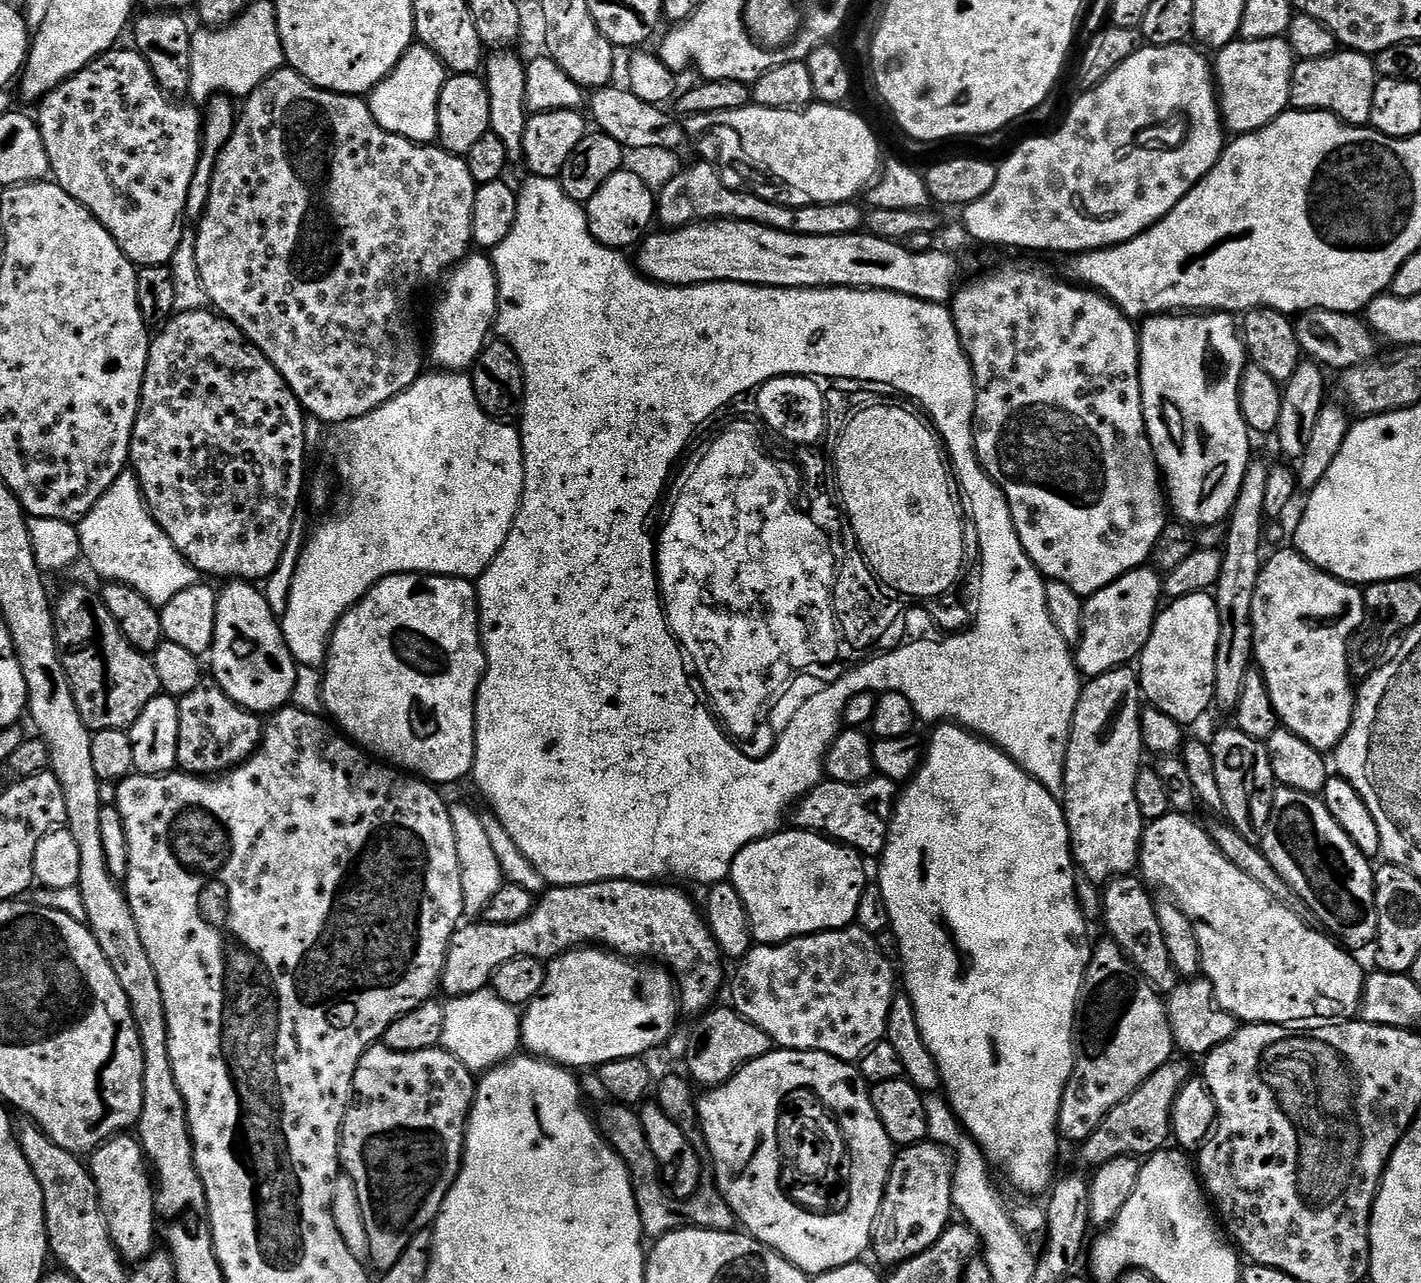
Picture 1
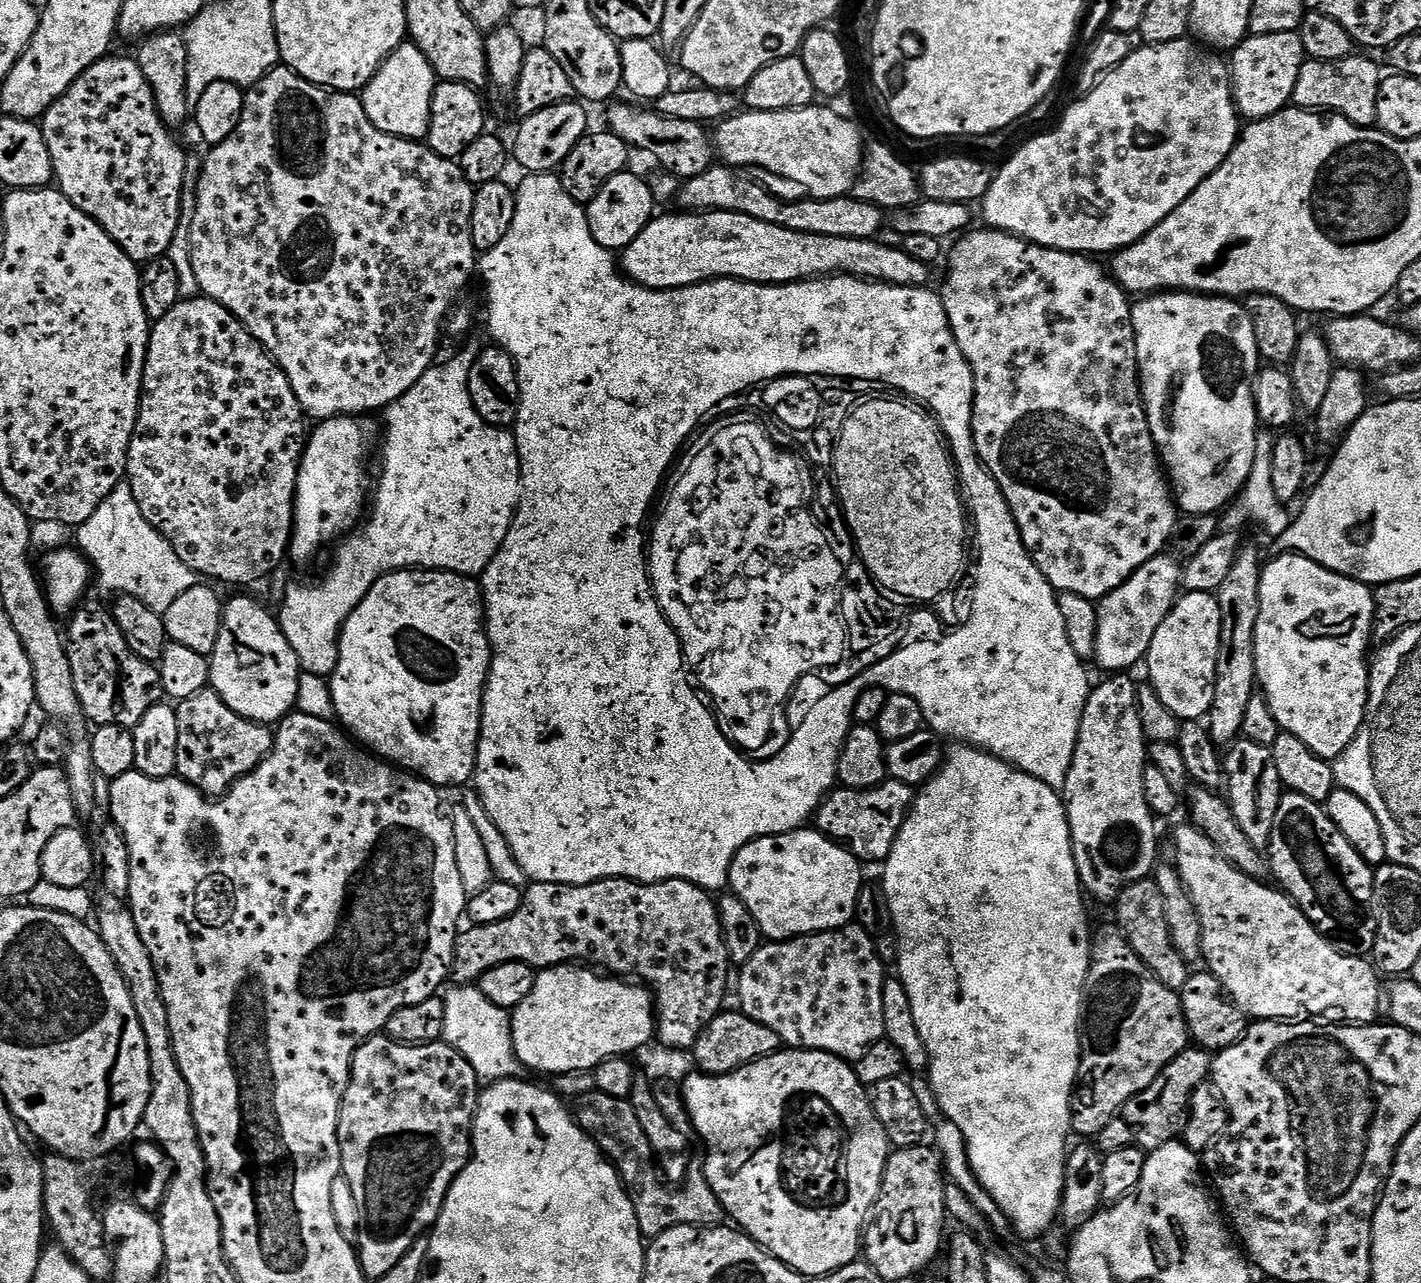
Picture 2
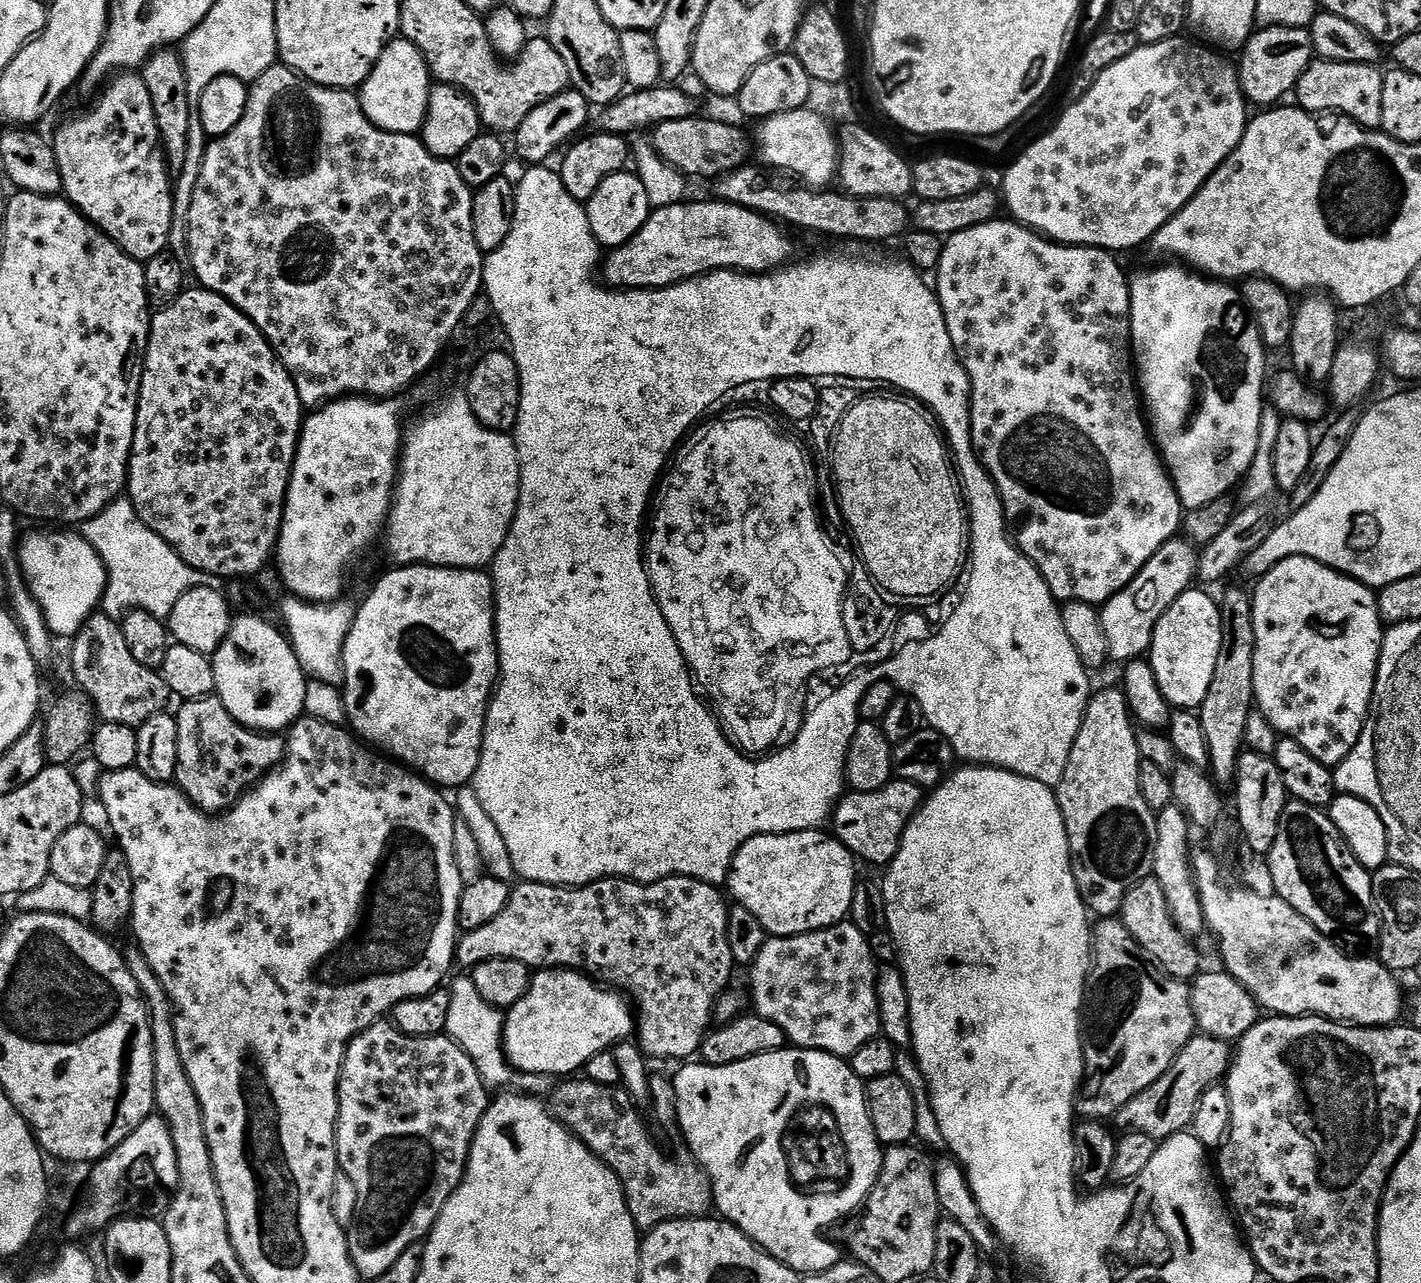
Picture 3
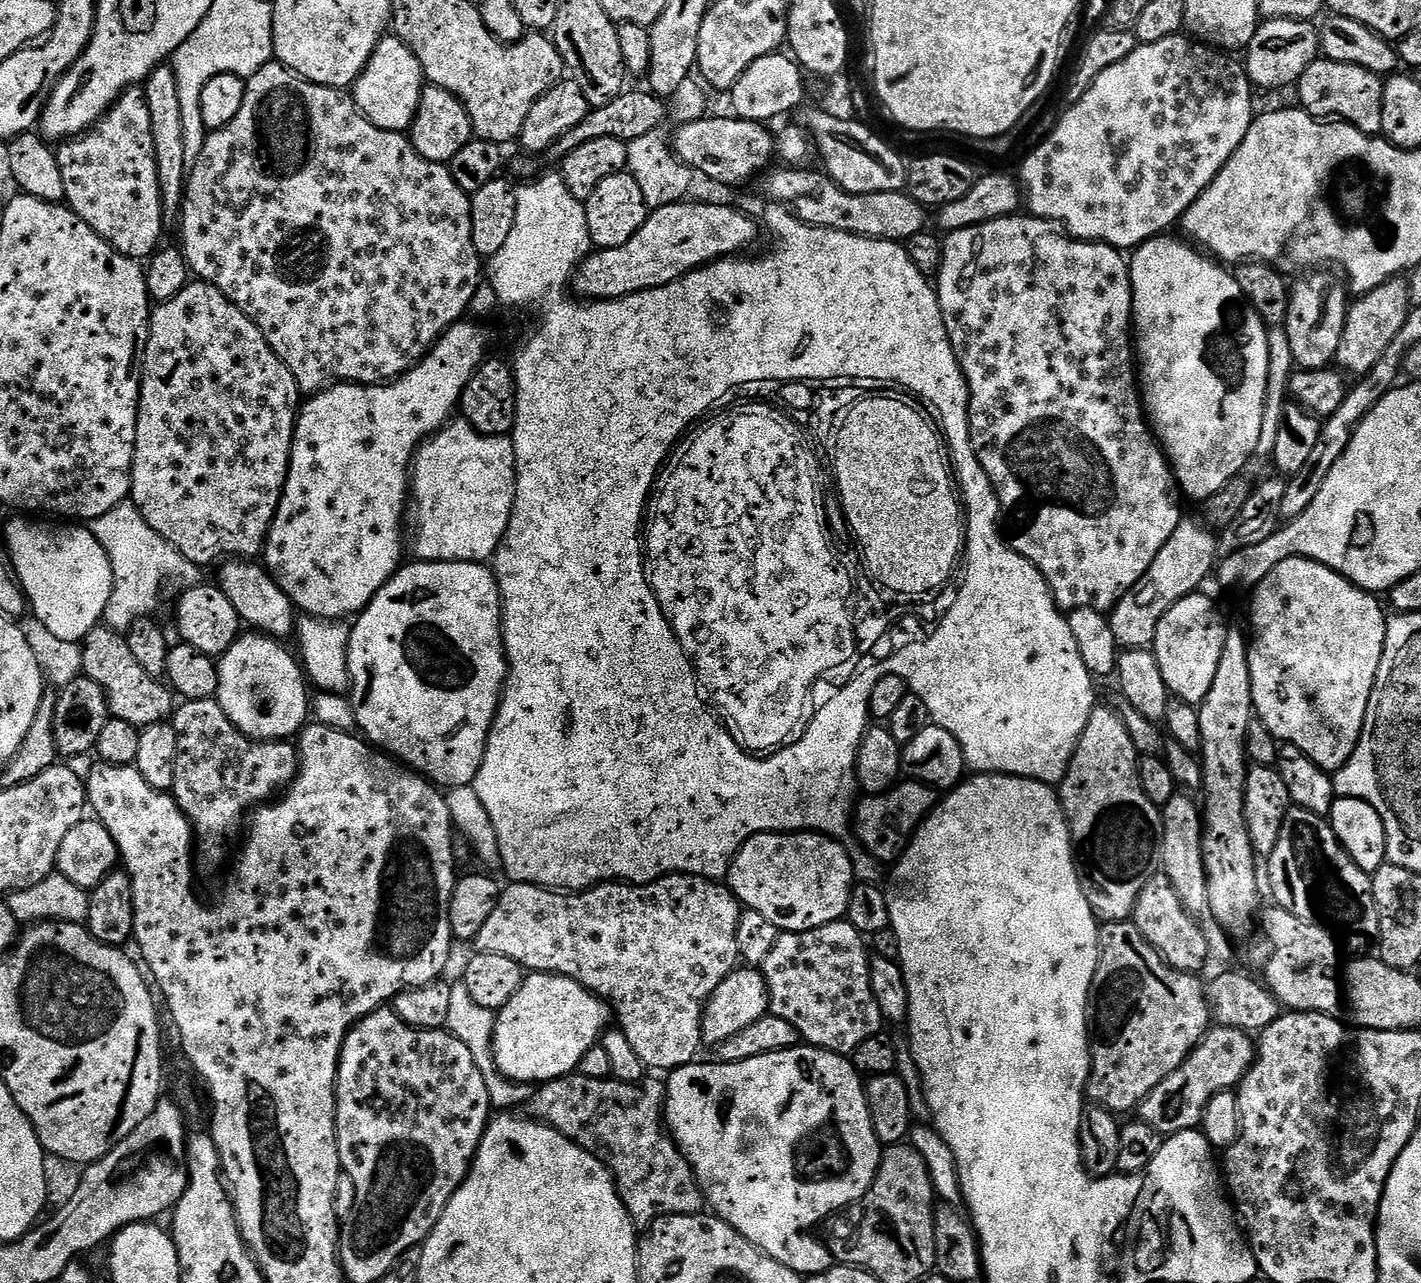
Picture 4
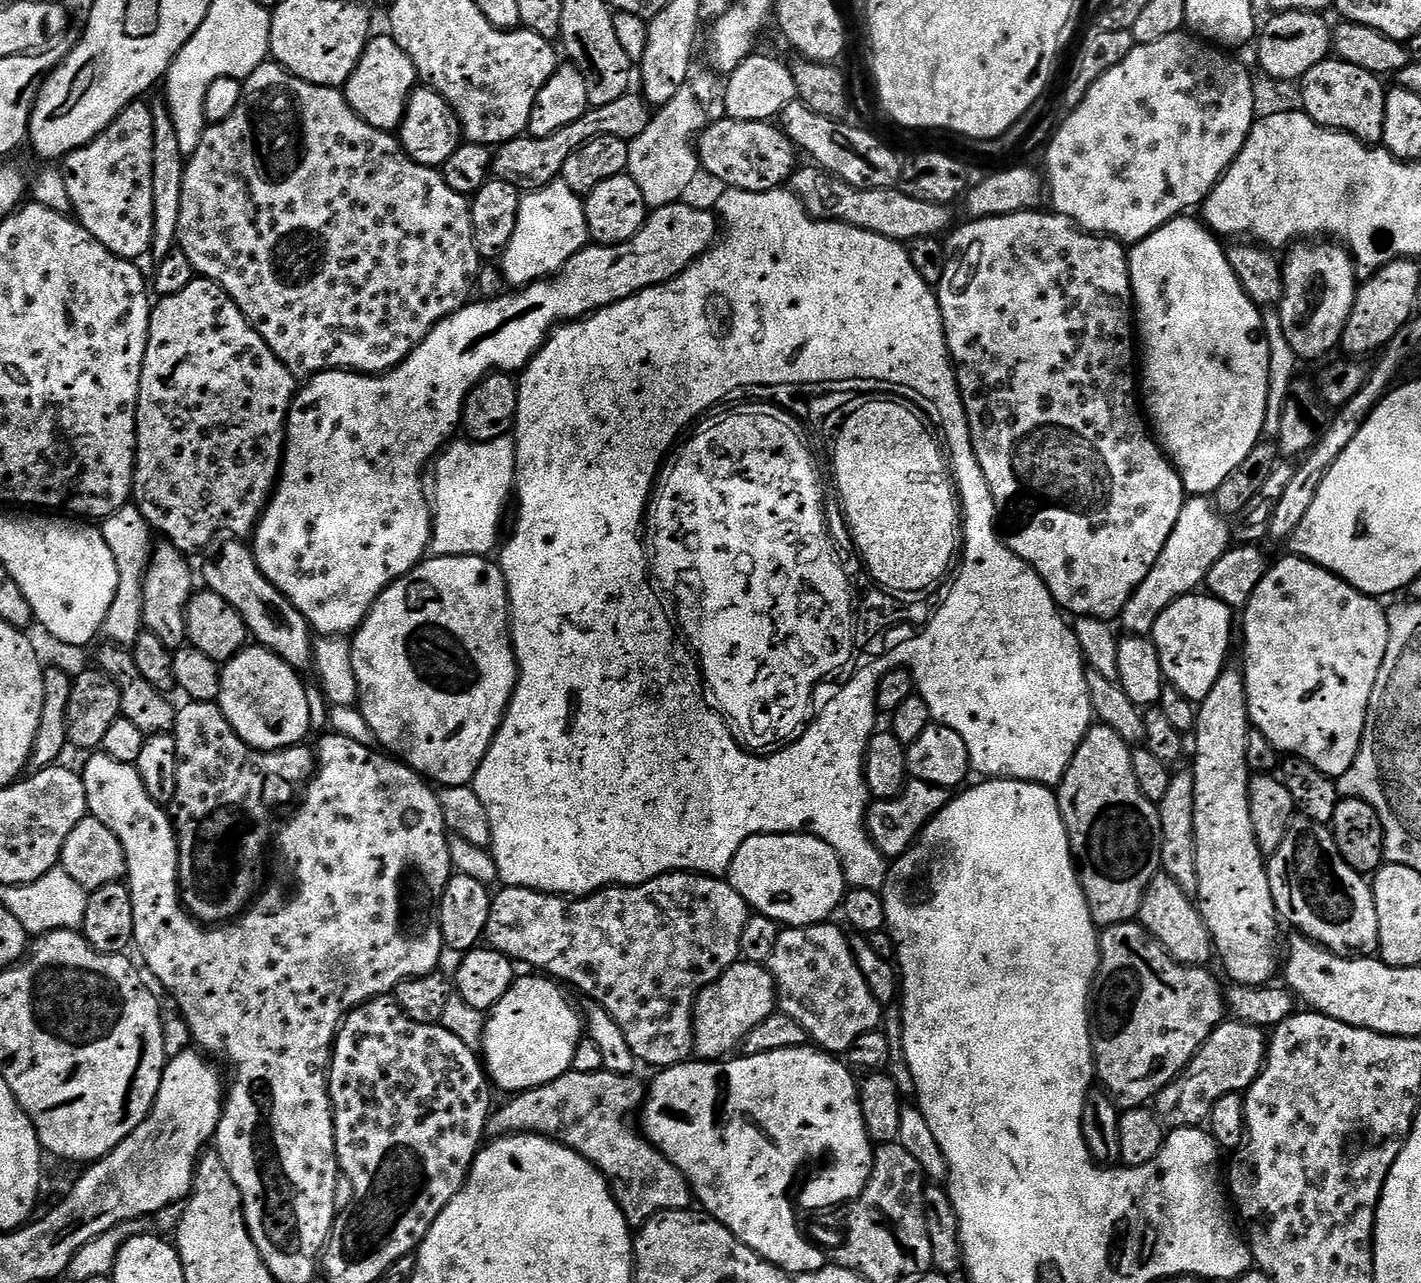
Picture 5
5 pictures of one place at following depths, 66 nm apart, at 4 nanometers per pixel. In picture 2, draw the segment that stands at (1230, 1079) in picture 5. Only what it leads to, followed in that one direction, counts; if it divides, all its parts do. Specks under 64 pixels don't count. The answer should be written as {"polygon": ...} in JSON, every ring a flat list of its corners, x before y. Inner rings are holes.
{"polygon":[[1185,1048,1182,1054,1178,1054,1178,1058,1164,1067,1162,1074,1154,1078,1154,1082,1150,1082,1150,1086,1146,1086,1146,1090,1134,1094,1134,1098,1122,1105,1114,1118,1110,1118,1106,1130,1102,1130,1098,1137,1101,1153,1107,1154,1123,1148,1143,1148,1145,1153,1149,1153,1177,1139,1188,1121,1192,1092,1209,1079,1212,1062,1213,1057,1203,1048]]}

